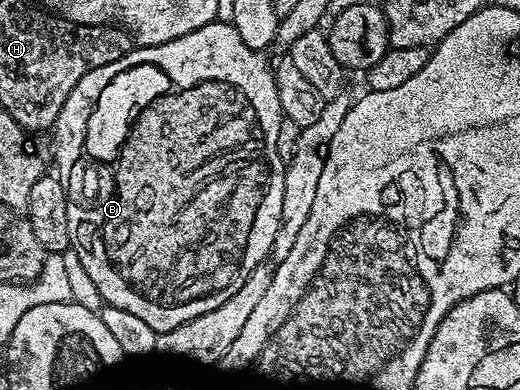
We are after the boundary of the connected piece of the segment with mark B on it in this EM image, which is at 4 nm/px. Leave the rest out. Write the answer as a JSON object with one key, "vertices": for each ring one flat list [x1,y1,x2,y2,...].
{"vertices":[[229,21,209,23,184,37,176,37,155,47,135,46,116,61,100,65,100,69,92,69,80,77,76,89,68,93,64,109,60,109,52,136,54,155,59,165,70,167,64,174,70,247,76,257,80,257,80,265,84,265,84,273,88,273,103,304,133,313,156,333,170,331,184,321,219,307,230,296,230,292,244,285,246,278,261,263,267,262,280,229,280,209,284,205,286,163,276,151,276,135,283,118,278,84,271,64,266,64,259,52,248,49,248,45,240,41,240,33,236,33,234,24]]}

